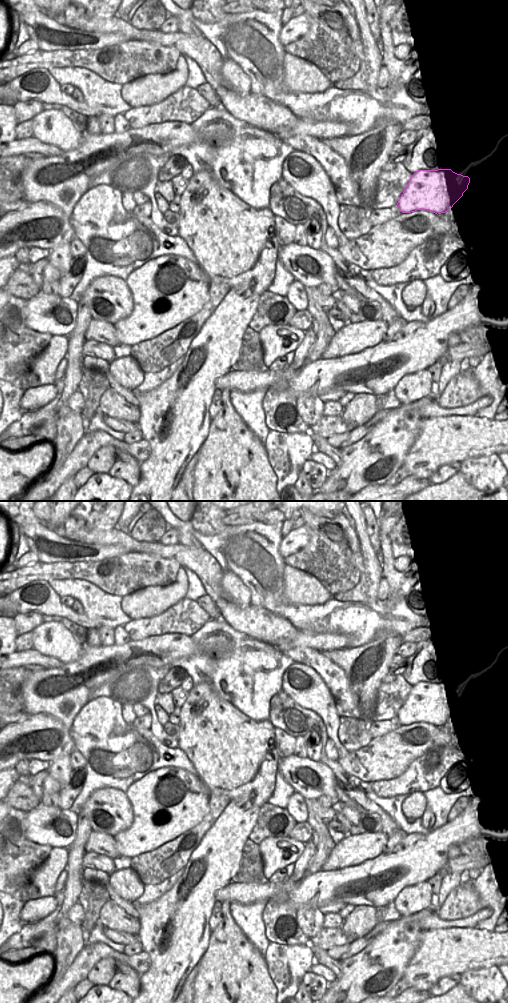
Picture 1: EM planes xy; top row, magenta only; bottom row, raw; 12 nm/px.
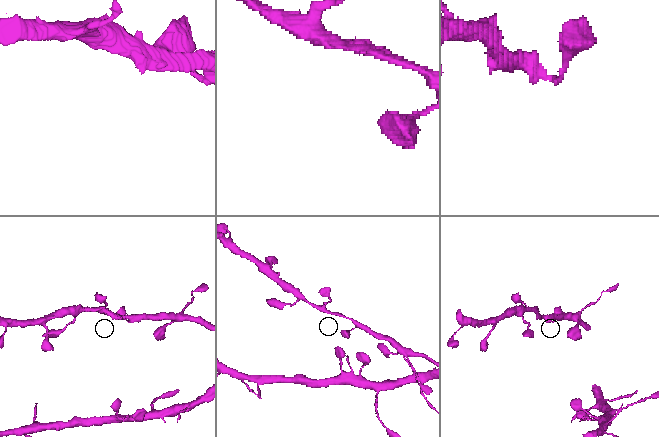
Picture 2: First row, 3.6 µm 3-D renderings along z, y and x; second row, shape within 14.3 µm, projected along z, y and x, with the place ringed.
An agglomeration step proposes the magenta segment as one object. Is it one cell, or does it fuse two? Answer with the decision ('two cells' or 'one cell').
one cell

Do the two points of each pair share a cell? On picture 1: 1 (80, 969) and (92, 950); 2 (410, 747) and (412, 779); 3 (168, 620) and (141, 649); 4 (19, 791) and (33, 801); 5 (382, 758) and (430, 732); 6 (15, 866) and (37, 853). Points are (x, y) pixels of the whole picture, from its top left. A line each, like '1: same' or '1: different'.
1: same
2: different
3: different
4: same
5: same
6: same

